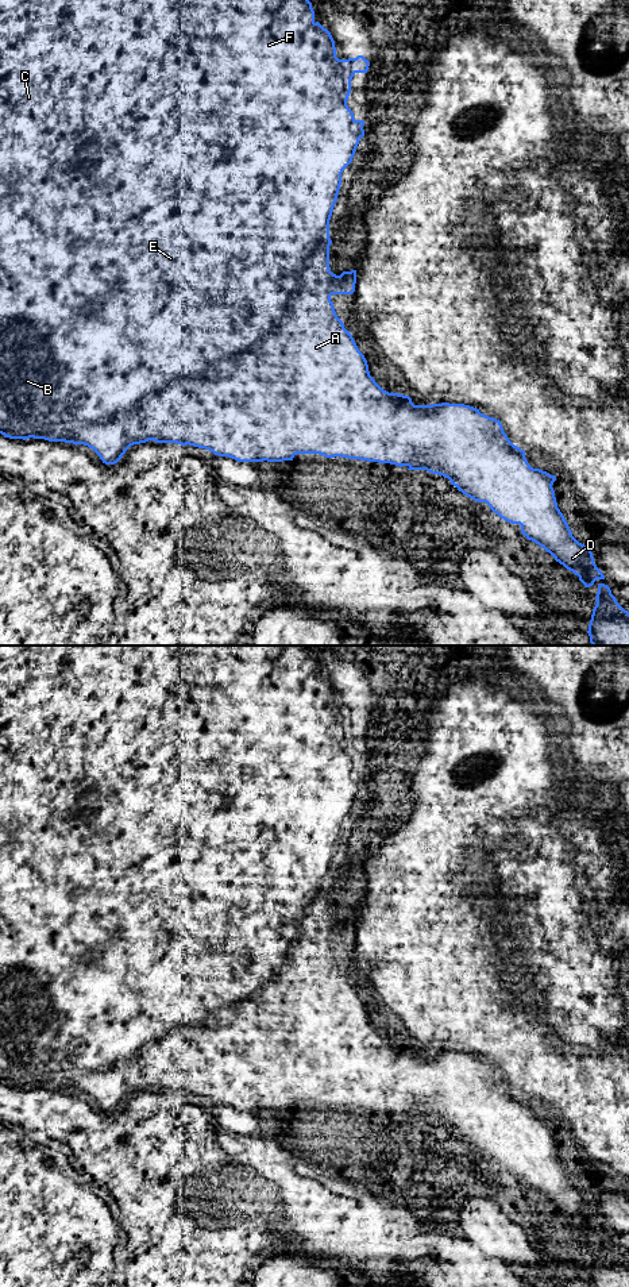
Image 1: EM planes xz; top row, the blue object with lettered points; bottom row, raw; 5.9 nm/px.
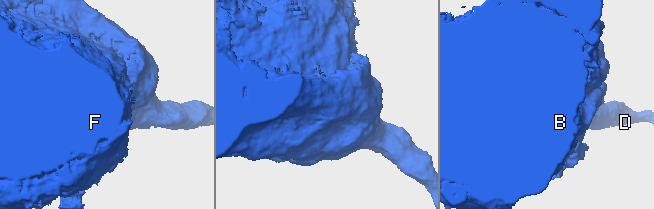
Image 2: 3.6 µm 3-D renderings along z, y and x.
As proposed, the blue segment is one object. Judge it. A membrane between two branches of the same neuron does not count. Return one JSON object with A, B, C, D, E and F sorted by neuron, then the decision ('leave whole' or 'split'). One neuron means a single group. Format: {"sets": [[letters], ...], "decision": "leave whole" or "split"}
{"sets": [["A", "B", "C", "D", "E", "F"]], "decision": "leave whole"}

